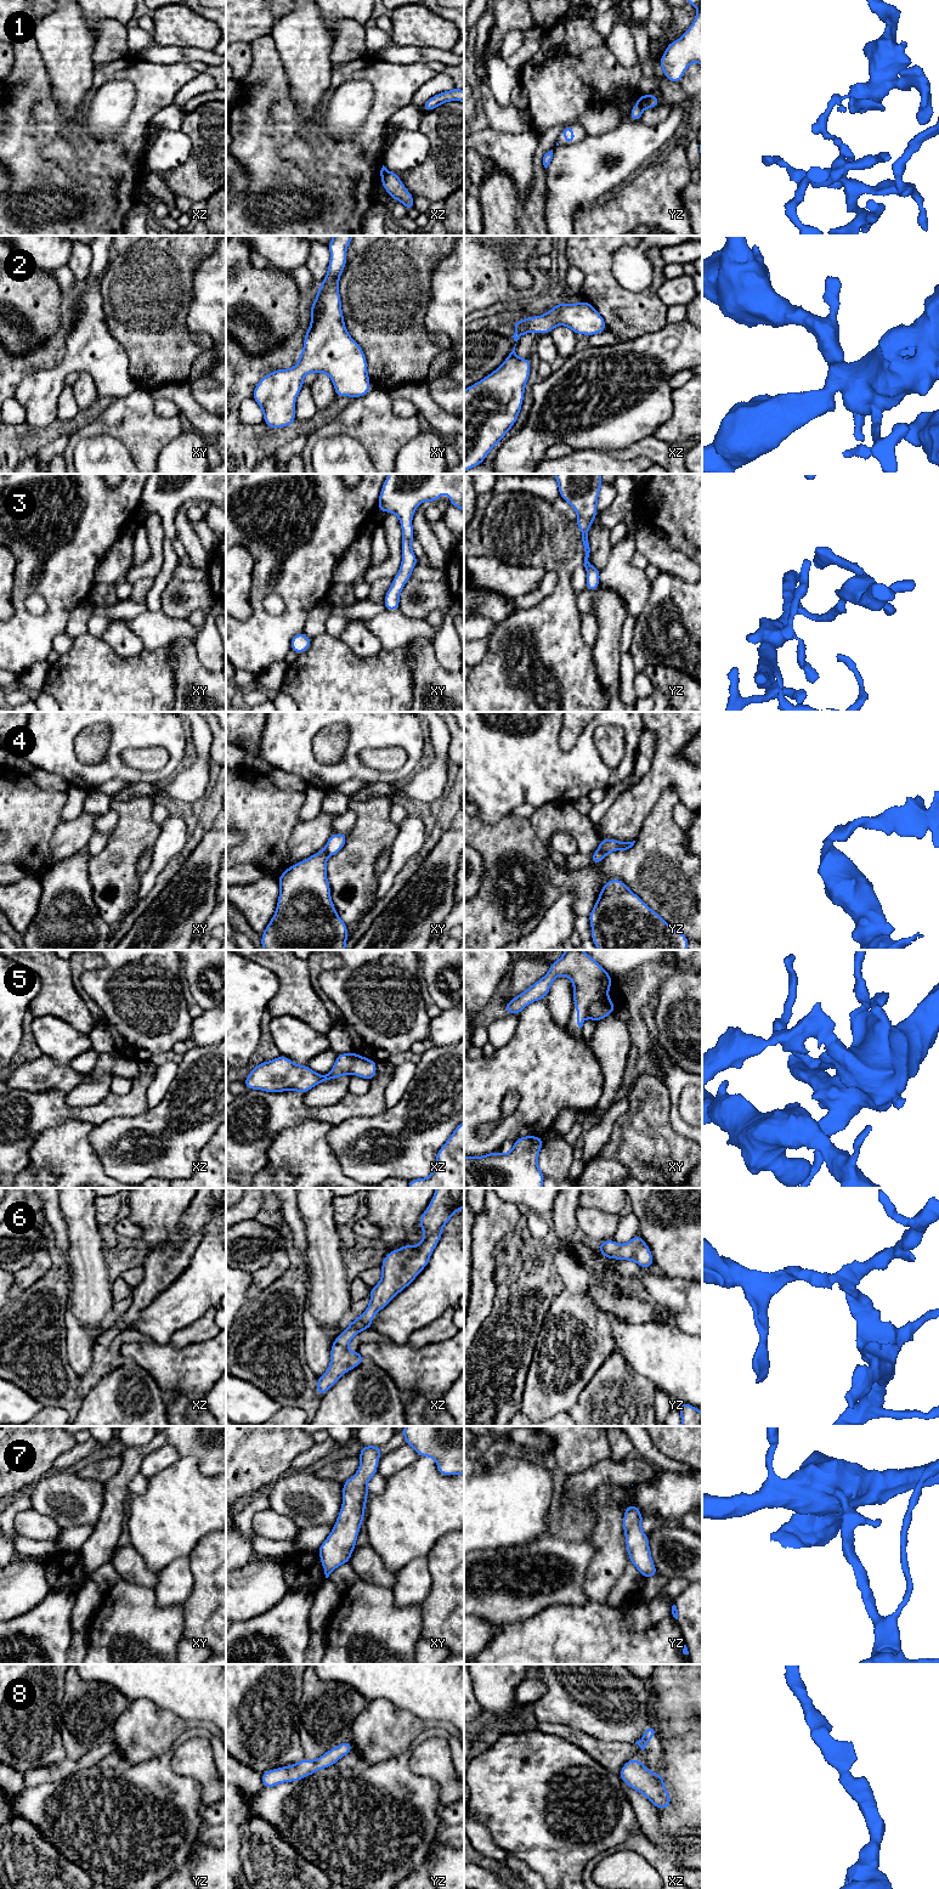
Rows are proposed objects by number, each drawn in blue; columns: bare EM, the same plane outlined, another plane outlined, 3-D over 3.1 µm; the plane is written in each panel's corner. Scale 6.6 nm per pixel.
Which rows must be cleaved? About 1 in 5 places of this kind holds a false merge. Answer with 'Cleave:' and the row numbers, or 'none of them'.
Cleave: 1, 4, 5

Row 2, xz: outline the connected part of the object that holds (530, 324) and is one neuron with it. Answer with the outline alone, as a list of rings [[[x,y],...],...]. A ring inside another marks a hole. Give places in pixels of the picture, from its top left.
[[[583,300],[577,304],[556,304],[551,310],[542,316],[531,316],[525,319],[516,319],[515,333],[511,338],[517,343],[524,334],[537,332],[549,334],[560,324],[570,328],[575,334],[593,335],[606,330],[606,322],[592,304]]]

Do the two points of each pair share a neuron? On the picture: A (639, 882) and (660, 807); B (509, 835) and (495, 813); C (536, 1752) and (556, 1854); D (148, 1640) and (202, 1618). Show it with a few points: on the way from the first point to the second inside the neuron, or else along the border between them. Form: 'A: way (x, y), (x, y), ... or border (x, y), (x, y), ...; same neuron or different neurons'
A: way (657, 864), (660, 825); same neuron
B: border (512, 813), (496, 823), (484, 823), (476, 818); different neurons
C: way (536, 1777), (536, 1791), (543, 1798), (552, 1828); same neuron
D: border (182, 1606), (184, 1622); different neurons

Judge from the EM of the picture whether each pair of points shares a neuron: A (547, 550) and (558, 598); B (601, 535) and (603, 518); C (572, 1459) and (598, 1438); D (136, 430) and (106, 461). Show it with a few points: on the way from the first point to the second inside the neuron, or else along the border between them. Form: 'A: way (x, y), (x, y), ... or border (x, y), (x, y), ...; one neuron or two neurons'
A: way (559, 563), (563, 566), (563, 586); one neuron
B: border (597, 515), (598, 524), (610, 531); two neurons
C: way (578, 1453), (592, 1441); one neuron
D: border (95, 436), (114, 436), (134, 461); two neurons

